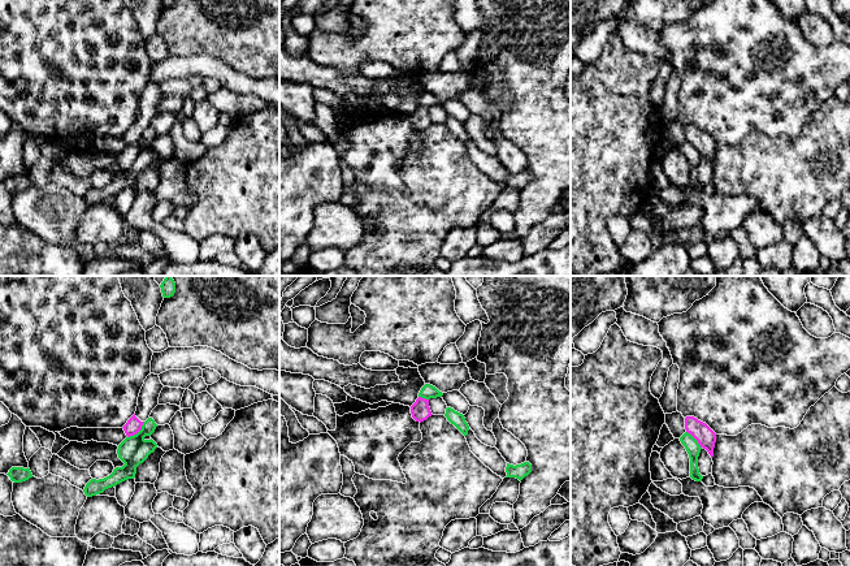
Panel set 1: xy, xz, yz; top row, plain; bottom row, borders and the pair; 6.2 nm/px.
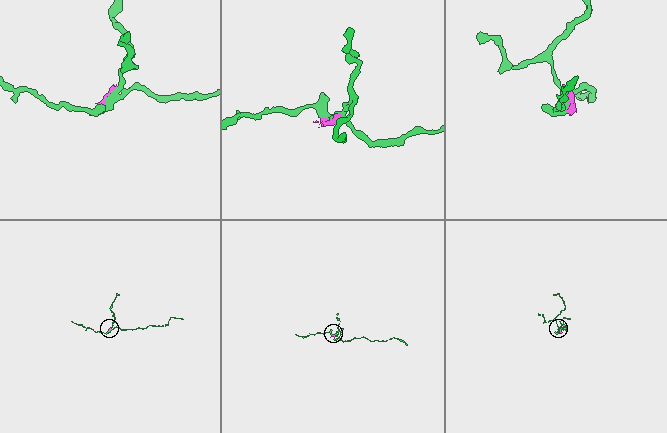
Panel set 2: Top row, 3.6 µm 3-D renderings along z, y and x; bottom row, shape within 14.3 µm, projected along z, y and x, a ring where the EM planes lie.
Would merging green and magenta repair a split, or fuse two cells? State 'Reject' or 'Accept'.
Reject

